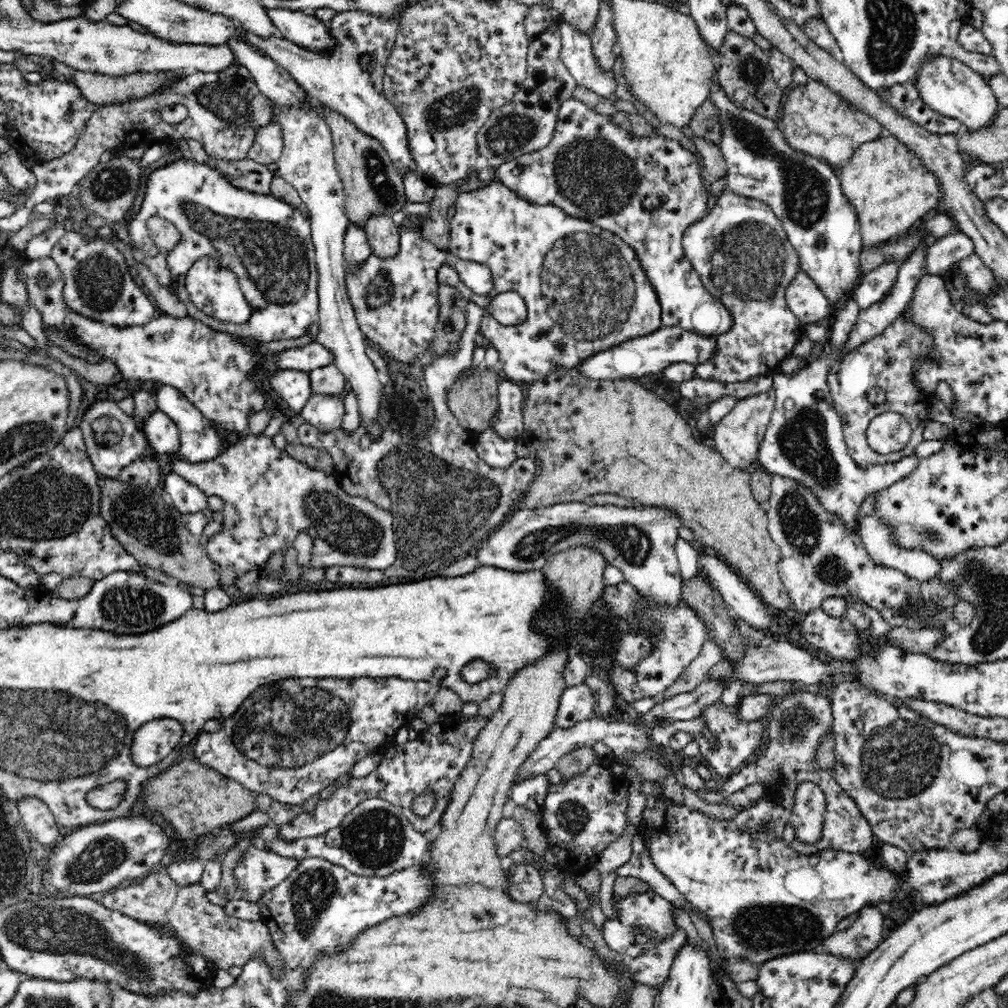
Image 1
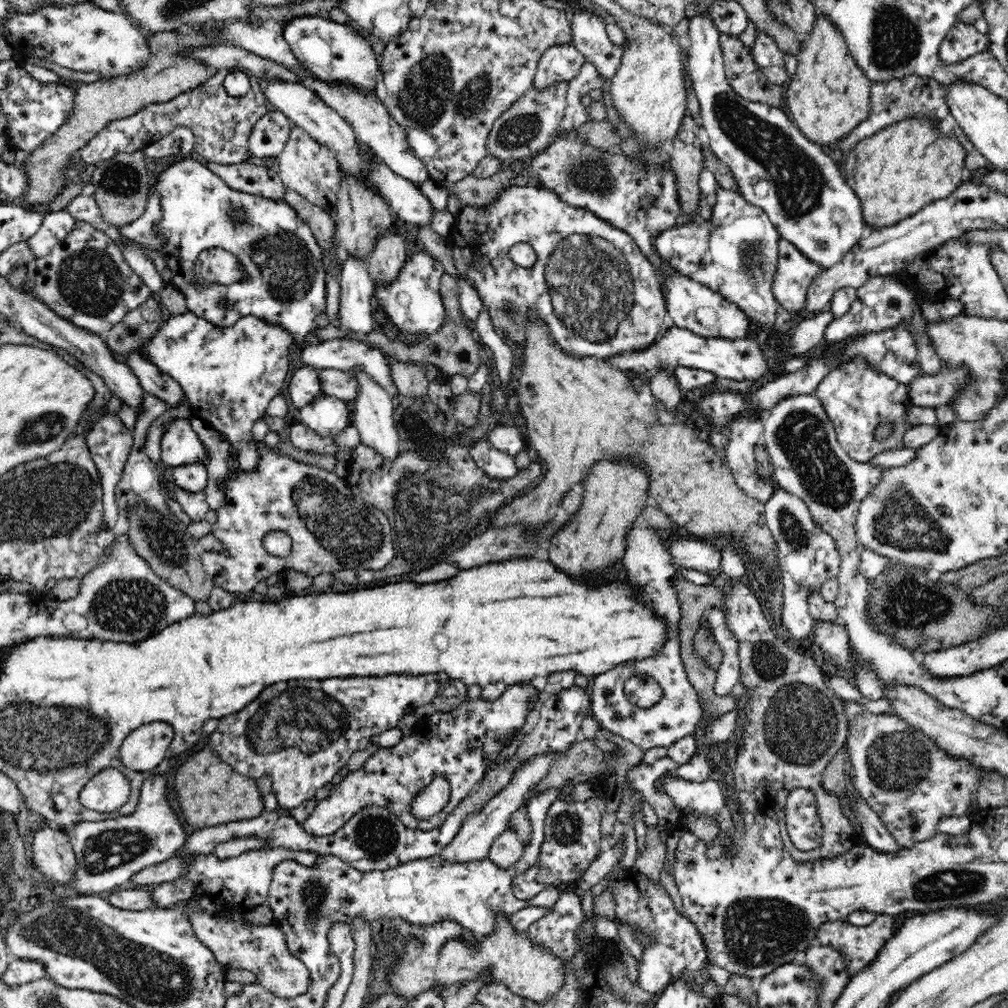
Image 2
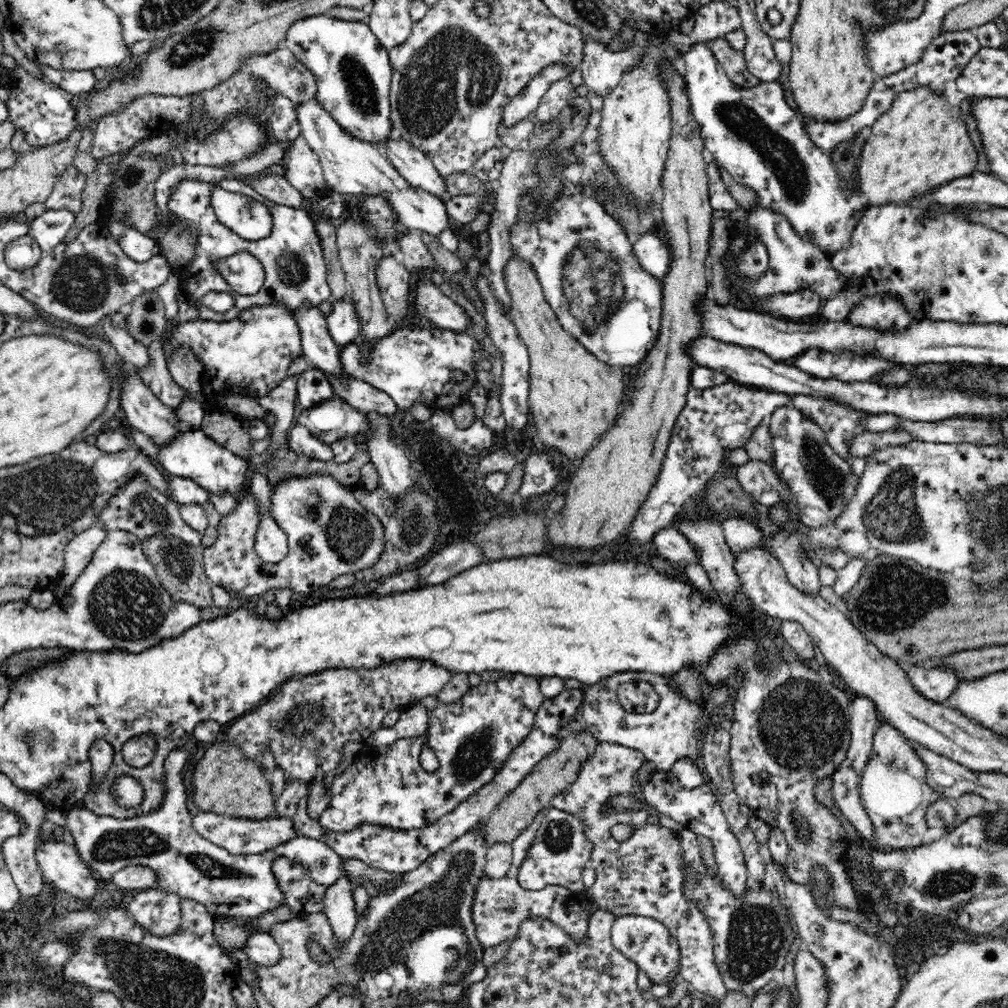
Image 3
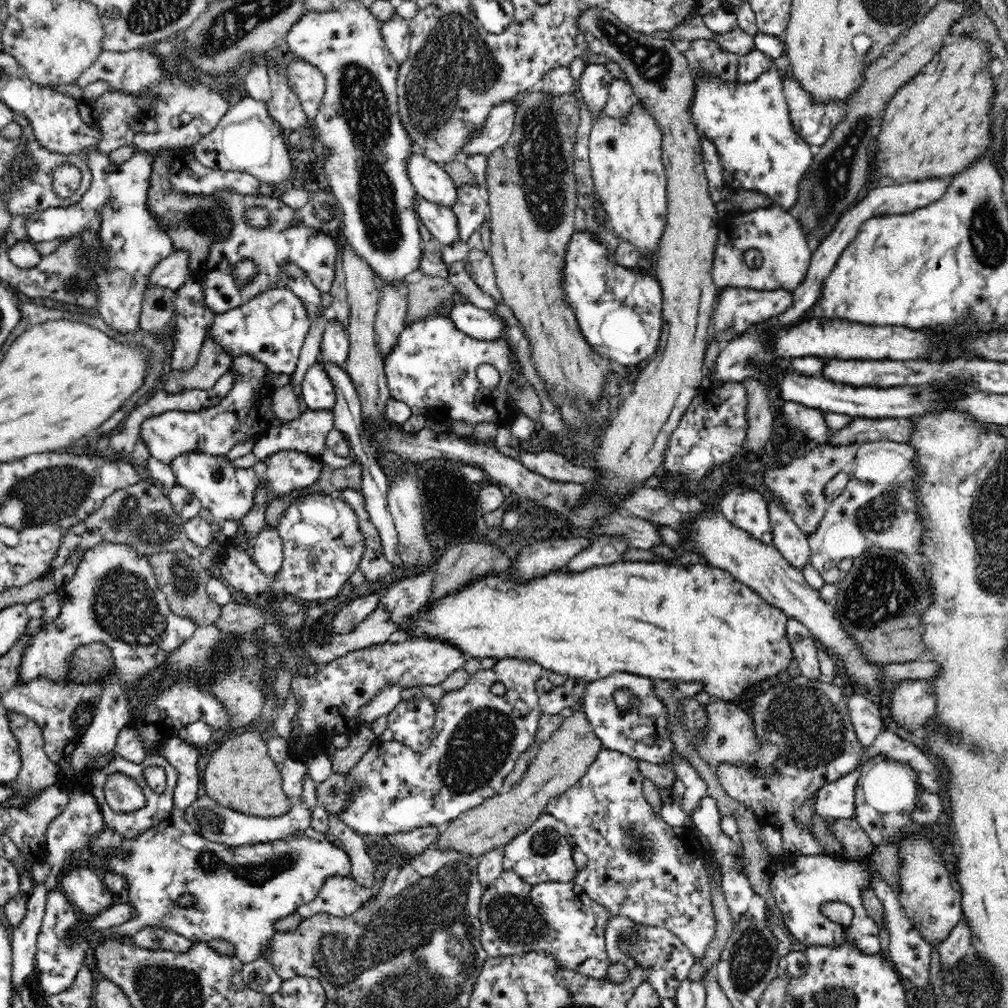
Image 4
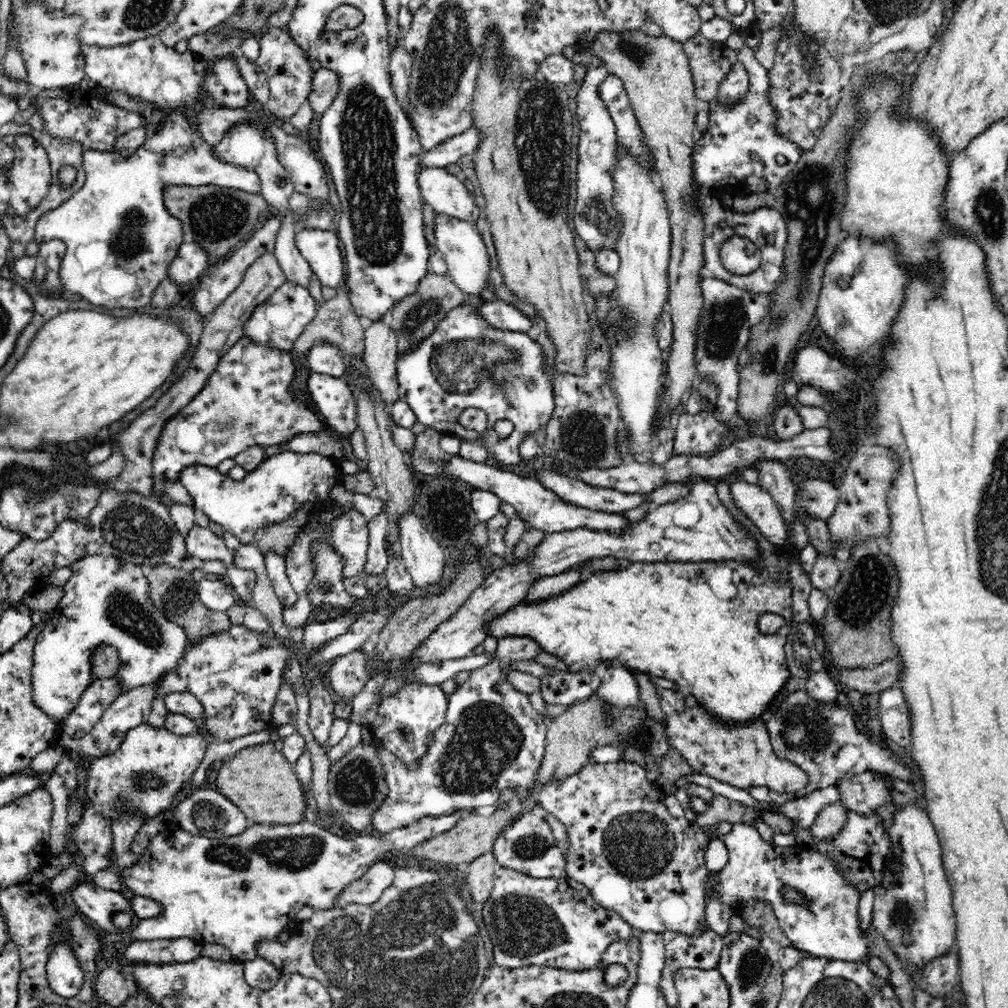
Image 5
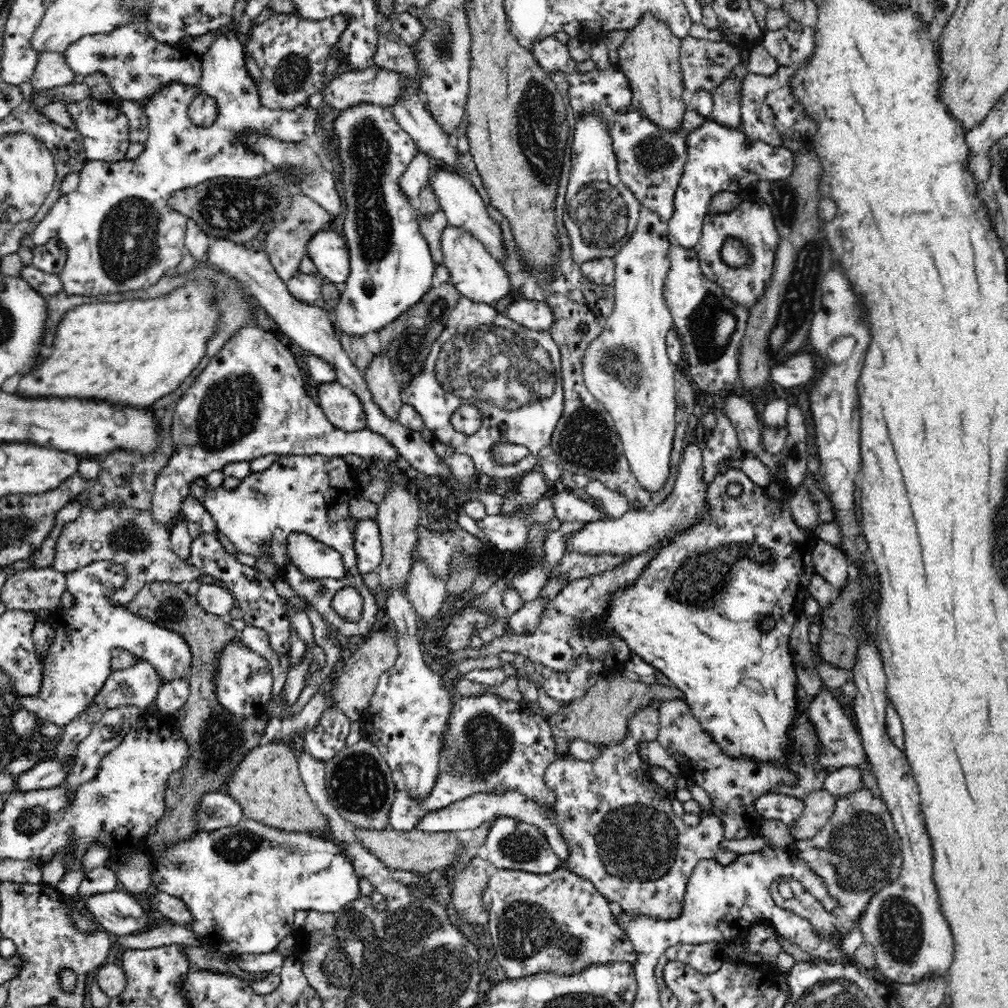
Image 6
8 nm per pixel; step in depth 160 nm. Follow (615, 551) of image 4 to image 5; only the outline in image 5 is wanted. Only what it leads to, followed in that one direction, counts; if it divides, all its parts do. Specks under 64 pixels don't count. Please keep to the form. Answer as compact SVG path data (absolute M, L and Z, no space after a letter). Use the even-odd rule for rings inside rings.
M578 566L554 576L542 576L528 588L528 595L522 602L534 604L534 602L540 602L540 600L560 596L564 590L570 590L570 587L578 584L580 578L580 567Z

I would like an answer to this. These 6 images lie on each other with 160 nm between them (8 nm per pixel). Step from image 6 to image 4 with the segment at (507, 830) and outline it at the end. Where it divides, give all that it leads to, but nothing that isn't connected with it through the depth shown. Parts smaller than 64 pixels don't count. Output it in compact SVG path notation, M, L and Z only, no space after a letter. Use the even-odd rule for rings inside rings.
M550 813L540 814L534 824L530 824L518 836L511 838L501 848L503 851L503 866L513 870L522 880L532 884L542 884L546 881L570 881L574 880L577 872L572 847L570 847L571 835L566 824L558 822Z

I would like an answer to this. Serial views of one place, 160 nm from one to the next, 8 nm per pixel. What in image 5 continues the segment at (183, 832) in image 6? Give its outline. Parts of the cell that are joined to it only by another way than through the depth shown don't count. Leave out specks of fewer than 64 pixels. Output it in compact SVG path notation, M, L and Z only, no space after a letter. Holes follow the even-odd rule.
M165 564L148 568L148 599L155 608L162 611L164 617L172 623L178 624L186 631L188 642L201 642L202 639L224 632L232 626L226 611L214 611L207 608L197 595L197 582L192 577L192 571L182 568L165 566Z

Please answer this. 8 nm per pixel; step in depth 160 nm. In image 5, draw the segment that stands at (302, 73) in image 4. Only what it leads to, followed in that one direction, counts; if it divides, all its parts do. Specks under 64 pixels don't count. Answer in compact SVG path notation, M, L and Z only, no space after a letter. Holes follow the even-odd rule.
M316 67L313 74L313 88L309 94L309 102L314 113L324 113L332 104L339 91L339 76L335 71L324 67Z

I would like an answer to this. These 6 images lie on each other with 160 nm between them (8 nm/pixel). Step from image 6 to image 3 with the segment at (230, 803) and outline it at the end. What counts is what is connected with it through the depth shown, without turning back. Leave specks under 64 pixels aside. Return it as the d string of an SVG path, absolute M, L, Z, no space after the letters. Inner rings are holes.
M201 812L193 816L193 825L198 834L209 840L212 844L225 848L228 852L238 855L239 853L262 853L267 849L274 848L296 837L294 823L285 816L267 817L256 820L250 818L232 818L224 814L213 812Z

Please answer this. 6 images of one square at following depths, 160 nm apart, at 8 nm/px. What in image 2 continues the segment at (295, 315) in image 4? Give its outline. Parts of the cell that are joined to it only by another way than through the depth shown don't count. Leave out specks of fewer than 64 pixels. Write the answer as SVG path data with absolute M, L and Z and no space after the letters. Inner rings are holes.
M188 311L172 315L139 350L182 387L193 412L224 434L238 452L240 470L254 472L258 466L252 424L261 419L268 404L284 386L291 356L288 348L296 338L282 324L264 317L243 316L228 328L220 328Z

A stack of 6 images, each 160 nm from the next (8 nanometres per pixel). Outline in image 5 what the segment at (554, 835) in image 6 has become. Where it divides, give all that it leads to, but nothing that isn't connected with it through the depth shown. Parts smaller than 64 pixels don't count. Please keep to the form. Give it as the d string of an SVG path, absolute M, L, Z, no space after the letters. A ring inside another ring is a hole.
M462 808L459 809L458 812L447 813L446 816L424 816L406 828L396 828L384 834L370 832L365 835L347 838L334 835L315 823L311 823L306 820L295 822L294 824L251 824L251 826L248 826L244 832L240 832L238 836L224 836L224 838L221 839L198 837L192 833L184 832L182 829L160 832L150 840L148 846L141 852L141 854L139 854L140 862L138 862L138 864L130 866L128 870L121 870L119 872L121 879L124 884L126 884L126 888L132 890L136 896L151 898L158 904L161 904L161 911L158 912L157 915L135 920L133 929L128 930L127 933L132 940L138 941L188 938L194 940L199 945L214 943L218 944L220 947L226 948L234 958L237 958L240 961L246 962L254 960L259 957L259 945L262 945L263 942L274 942L274 940L279 940L283 934L287 933L287 924L291 918L296 916L299 909L312 907L314 910L318 910L334 907L336 900L340 898L340 894L344 891L344 888L346 888L351 882L354 882L354 880L358 880L358 878L368 871L374 863L378 862L376 859L384 852L392 852L396 855L396 857L398 857L399 853L411 848L412 845L418 844L419 841L430 840L431 838L434 838L434 836L438 836L441 833L450 830L469 813L473 813L473 811Z

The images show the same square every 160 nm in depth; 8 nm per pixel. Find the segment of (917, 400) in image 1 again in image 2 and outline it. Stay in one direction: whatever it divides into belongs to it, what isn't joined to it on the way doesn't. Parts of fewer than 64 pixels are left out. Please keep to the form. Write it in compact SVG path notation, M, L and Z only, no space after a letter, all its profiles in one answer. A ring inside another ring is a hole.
M862 357L840 363L819 381L814 390L814 398L822 404L827 418L834 423L838 444L850 459L868 463L880 452L891 450L895 442L910 428L904 419L906 410L911 407L907 385L891 379L884 372L866 363ZM880 423L893 423L890 440L876 440L875 428Z

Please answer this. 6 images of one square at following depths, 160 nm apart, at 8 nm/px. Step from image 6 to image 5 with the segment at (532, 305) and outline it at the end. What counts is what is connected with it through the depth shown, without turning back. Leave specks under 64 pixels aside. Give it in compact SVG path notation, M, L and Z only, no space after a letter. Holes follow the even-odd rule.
M503 300L492 301L477 304L478 311L482 313L482 317L494 328L509 329L510 332L527 333L530 327L536 322L530 320L519 306L513 303L508 304Z

